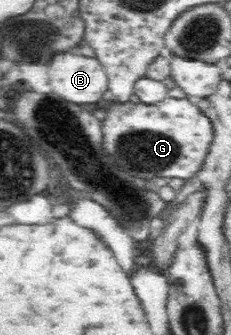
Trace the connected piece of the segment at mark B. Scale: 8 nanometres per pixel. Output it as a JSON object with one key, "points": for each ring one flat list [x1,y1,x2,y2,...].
{"points":[[76,52,54,54,49,62,51,90,67,102,91,104,99,108,103,94,109,89,109,79,104,67,95,57]]}

